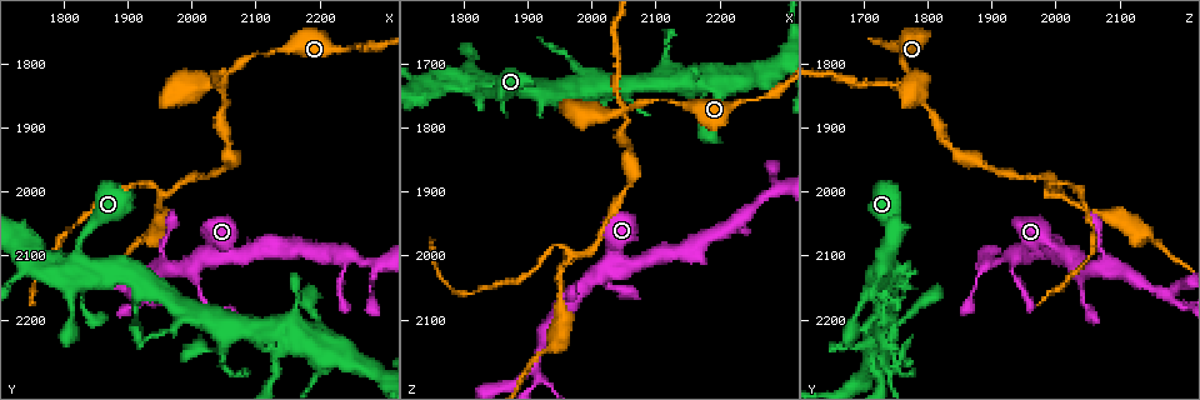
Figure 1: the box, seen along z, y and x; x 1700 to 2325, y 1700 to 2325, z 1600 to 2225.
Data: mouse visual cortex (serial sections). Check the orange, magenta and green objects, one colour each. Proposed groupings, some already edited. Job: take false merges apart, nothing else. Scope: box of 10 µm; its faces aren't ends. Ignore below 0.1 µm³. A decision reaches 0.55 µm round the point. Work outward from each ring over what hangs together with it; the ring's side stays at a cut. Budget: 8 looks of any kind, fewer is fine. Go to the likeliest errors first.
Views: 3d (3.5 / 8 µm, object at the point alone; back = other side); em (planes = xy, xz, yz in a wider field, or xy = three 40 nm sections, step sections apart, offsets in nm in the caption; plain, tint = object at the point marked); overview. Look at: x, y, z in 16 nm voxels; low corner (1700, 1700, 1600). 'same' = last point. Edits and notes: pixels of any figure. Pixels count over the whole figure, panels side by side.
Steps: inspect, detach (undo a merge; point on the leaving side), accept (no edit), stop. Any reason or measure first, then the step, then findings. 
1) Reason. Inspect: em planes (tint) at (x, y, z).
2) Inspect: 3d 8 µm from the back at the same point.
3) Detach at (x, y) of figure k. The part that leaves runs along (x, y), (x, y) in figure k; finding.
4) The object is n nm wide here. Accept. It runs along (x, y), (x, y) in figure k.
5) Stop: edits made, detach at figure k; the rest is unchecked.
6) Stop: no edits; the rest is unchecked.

Thin arm on a thick one. Inspect: 3d 3.5 µm at (2045, 1825, 1770).

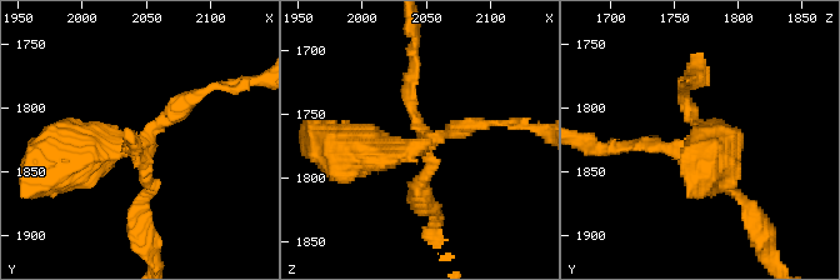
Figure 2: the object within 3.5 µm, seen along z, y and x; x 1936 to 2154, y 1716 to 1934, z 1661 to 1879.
4 arms meet here; the arms are 150, 150, 200, 500 nm wide; now the EM. Inspect: em xy step 2 (tint) at (2050, 1828, 1772).

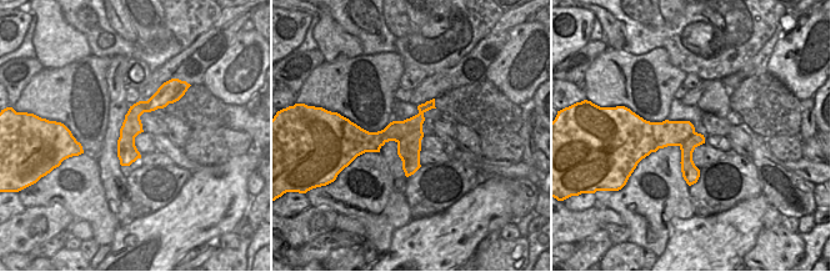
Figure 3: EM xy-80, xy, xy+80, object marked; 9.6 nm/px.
Another direction. Inspect: em planes (tint) at the same point.

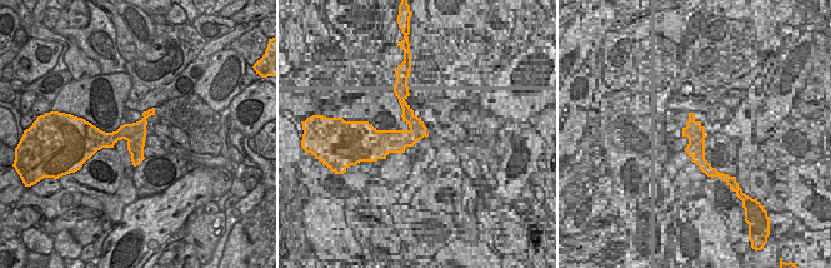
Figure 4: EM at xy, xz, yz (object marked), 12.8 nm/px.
The object is 300 nm wide here. Detach at (406, 98) of figure 2. The part that leaves runs along (156, 128), (141, 220) in figure 2; a second cell is stuck on.

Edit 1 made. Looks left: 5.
Inspect: overview.

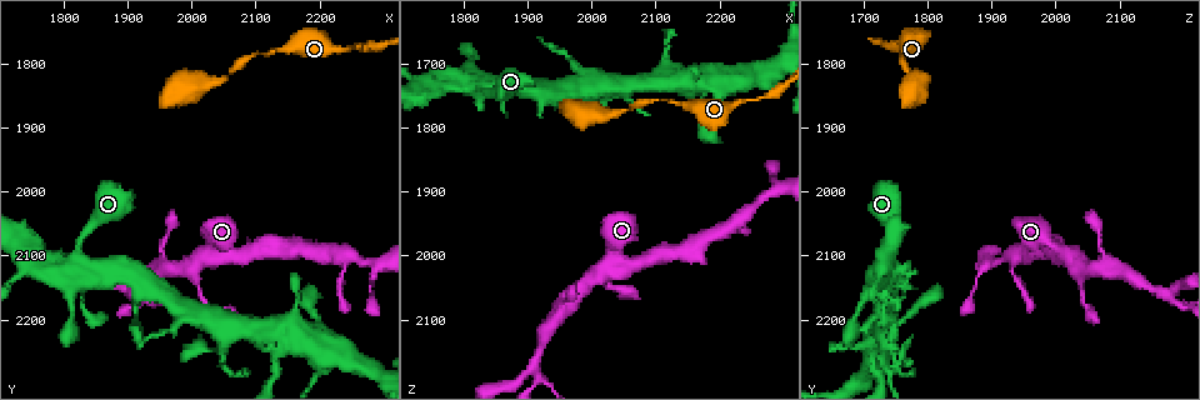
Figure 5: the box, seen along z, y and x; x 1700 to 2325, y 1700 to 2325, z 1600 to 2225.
Four-way junction. Inspect: 3d 3.5 µm at (1905, 2160, 2170).

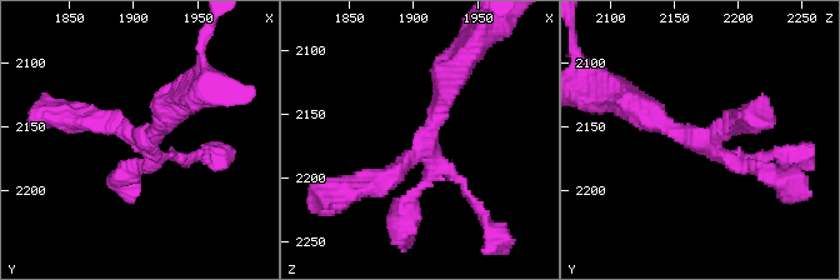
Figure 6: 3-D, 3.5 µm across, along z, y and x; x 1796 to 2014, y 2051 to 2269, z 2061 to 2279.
4 arms meet here; the arms are 150, 150, 300, 350 nm wide; need the tissue. Inspect: em xy step 3 (tint) at (1910, 2158, 2168).

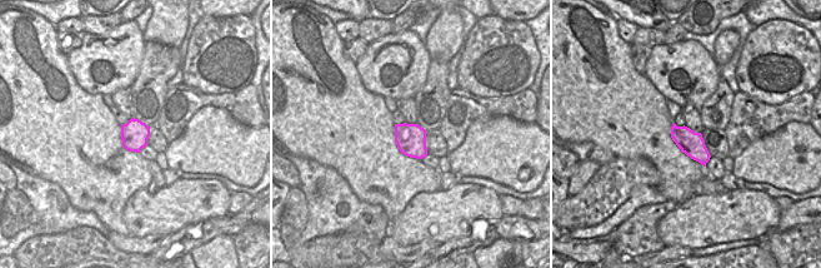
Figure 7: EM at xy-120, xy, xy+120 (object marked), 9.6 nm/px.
Accept. Continuous, no second cell.

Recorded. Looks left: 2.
Four-way junction. Inspect: 3d 3.5 µm at (1820, 2110, 1735).

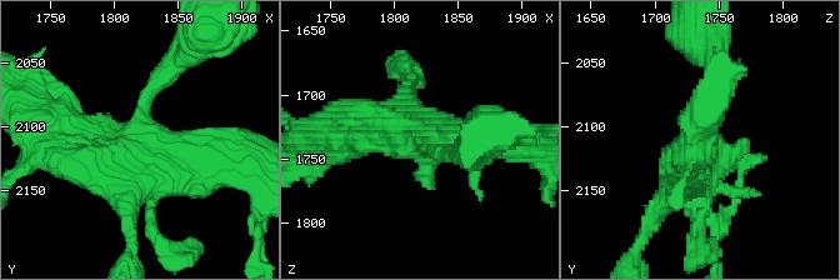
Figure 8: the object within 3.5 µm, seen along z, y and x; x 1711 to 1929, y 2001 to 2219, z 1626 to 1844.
Now the EM. Inspect: em xy step 5 (tint) at (1824, 2108, 1738).

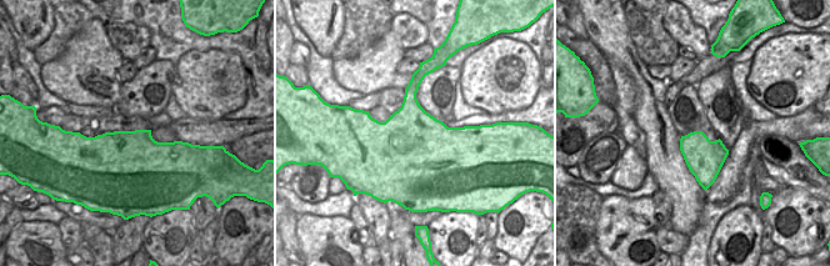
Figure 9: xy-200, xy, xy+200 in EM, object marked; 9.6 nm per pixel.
Accept. All the same cell.

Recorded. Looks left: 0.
Stop: edits made, detach at figure 2; the rest is unchecked.

